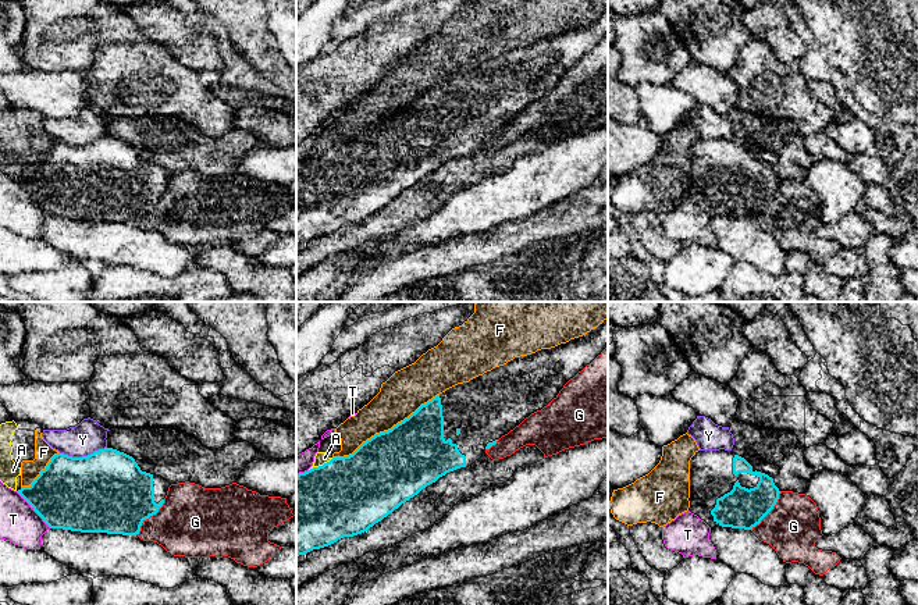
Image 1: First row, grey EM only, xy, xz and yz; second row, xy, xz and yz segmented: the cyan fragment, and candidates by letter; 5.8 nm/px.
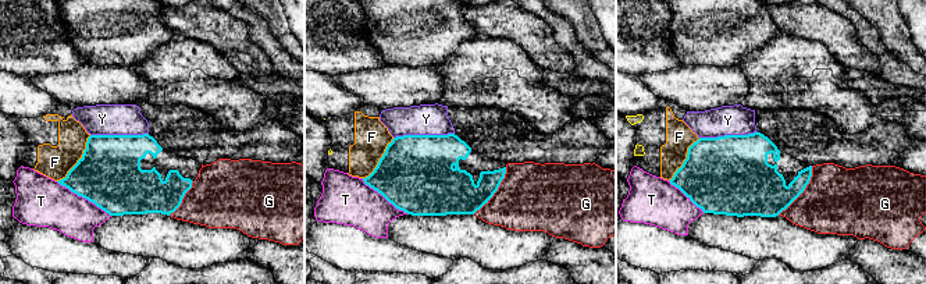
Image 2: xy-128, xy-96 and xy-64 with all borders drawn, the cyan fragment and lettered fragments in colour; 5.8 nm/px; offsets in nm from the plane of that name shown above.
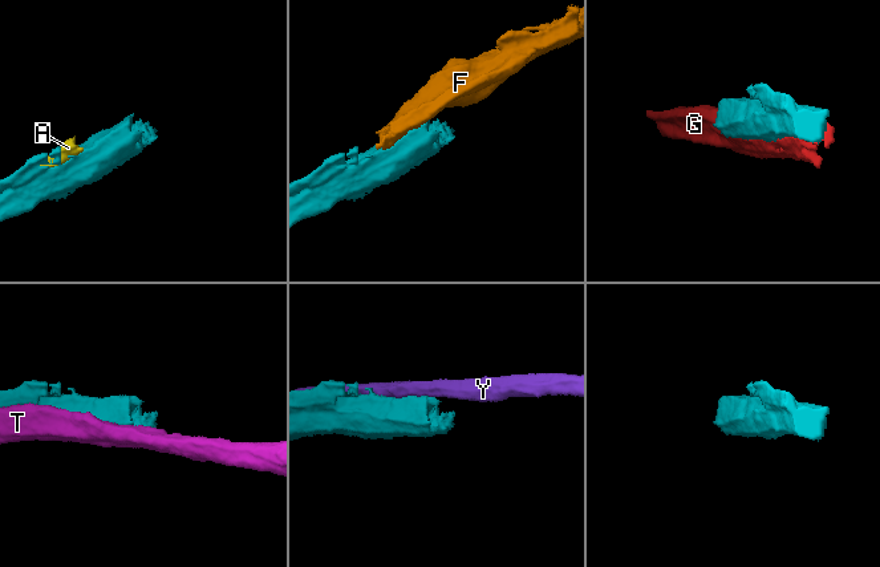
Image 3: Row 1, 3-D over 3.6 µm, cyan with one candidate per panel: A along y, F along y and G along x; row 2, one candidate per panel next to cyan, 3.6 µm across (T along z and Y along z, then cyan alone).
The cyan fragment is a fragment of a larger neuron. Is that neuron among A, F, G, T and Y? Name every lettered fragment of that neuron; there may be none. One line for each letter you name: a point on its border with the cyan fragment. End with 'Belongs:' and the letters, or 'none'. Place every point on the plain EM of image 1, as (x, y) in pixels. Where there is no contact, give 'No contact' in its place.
Belongs: none

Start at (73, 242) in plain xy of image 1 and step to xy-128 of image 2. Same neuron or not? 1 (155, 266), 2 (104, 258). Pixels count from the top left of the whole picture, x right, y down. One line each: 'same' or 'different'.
1: different
2: different

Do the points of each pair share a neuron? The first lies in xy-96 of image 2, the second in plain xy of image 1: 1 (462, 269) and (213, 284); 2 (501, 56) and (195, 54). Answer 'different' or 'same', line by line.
1: same
2: different

